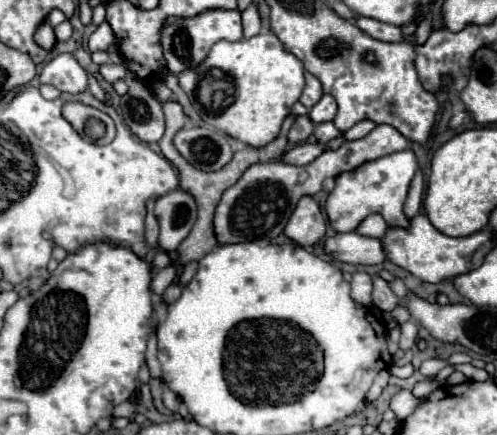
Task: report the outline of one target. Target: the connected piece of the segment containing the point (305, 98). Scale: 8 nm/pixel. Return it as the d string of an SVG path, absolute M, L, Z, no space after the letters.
M306 71L306 87L304 87L304 91L302 91L300 103L310 109L310 107L314 107L314 105L320 101L322 95L324 95L324 89L322 89L320 79L318 79L316 75L312 75L312 73Z

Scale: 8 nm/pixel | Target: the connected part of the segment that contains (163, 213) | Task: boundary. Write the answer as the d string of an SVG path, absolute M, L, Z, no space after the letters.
M174 189L156 199L154 217L158 219L160 225L158 245L170 253L190 233L196 221L196 201L190 193Z

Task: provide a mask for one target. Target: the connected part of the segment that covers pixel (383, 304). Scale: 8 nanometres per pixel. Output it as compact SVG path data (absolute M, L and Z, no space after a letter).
M374 275L372 281L374 281L372 303L374 303L380 311L392 311L392 309L396 309L396 305L398 305L398 297L392 293L390 285L388 285L380 275Z

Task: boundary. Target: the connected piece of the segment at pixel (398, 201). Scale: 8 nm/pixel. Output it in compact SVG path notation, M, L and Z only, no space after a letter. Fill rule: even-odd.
M404 149L392 155L384 155L380 159L362 163L350 173L342 173L336 177L336 187L326 199L326 213L330 219L330 225L344 233L344 231L354 231L358 223L372 213L380 213L388 225L408 225L408 219L404 217L404 199L408 193L408 185L414 177L418 163L416 155L412 149ZM336 209L336 213L334 213Z

